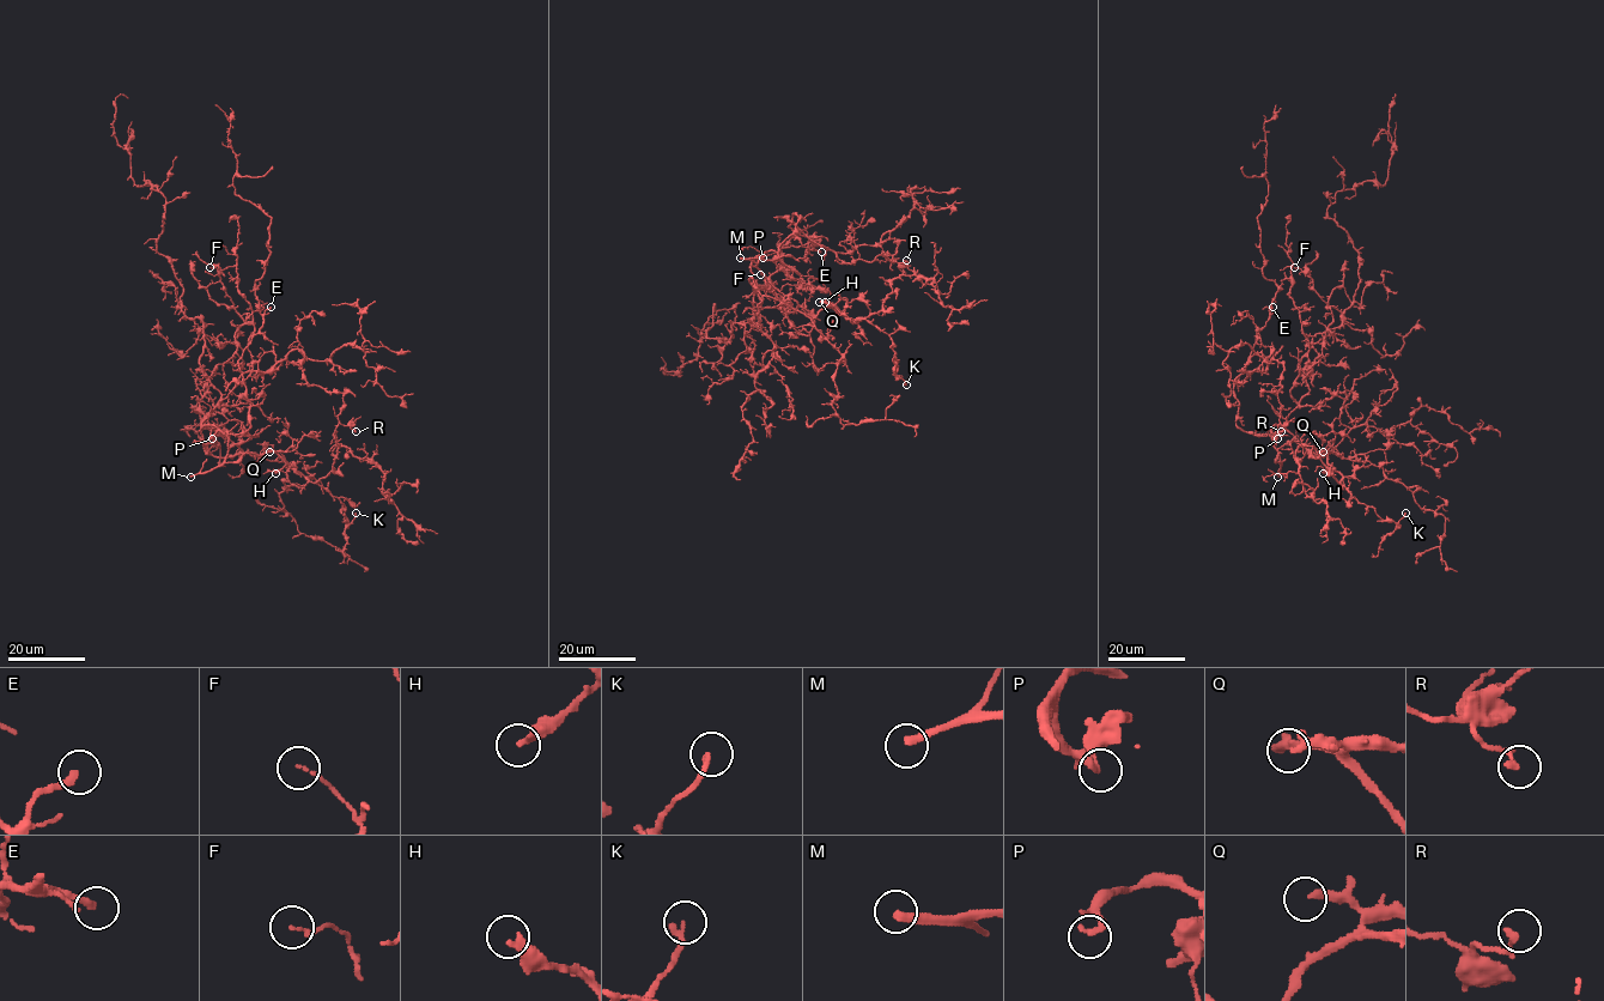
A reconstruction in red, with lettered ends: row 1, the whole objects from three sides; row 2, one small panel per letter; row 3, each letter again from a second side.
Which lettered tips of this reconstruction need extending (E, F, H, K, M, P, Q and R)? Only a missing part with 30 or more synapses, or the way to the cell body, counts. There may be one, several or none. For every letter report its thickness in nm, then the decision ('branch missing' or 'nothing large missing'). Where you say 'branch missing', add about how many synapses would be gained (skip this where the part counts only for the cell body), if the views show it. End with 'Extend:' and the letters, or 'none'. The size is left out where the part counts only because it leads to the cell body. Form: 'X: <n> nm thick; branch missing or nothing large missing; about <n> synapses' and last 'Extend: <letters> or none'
E: 240 nm thick; branch missing; about 90 synapses
F: 110 nm thick; nothing large missing
H: 320 nm thick; nothing large missing
K: 200 nm thick; nothing large missing
M: 300 nm thick; branch missing
P: 190 nm thick; nothing large missing
Q: 320 nm thick; nothing large missing
R: 240 nm thick; nothing large missing
Extend: E, M

